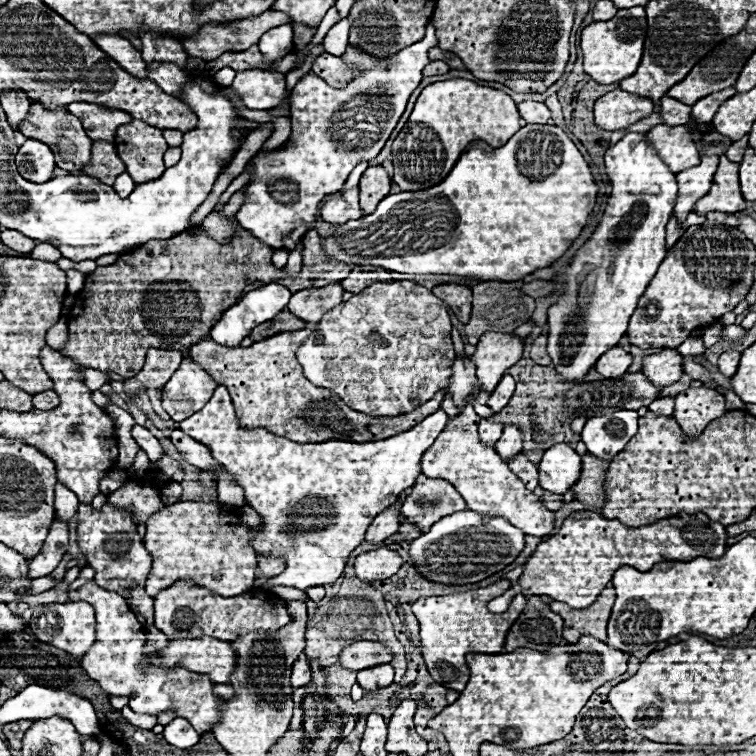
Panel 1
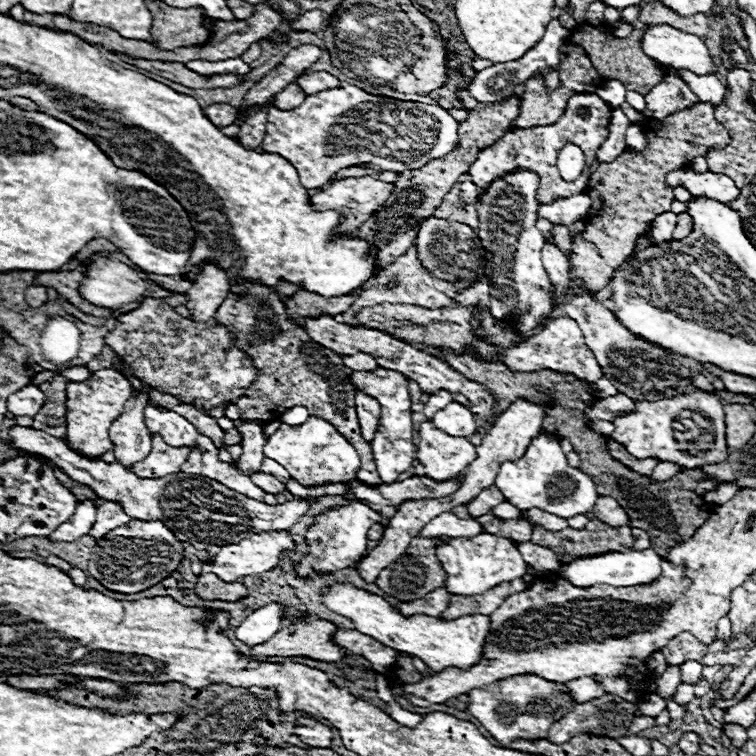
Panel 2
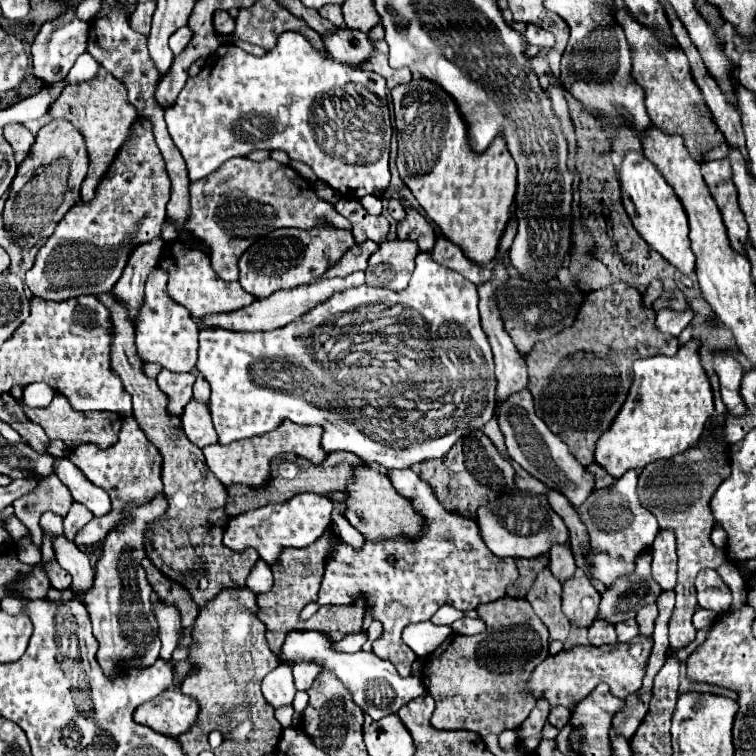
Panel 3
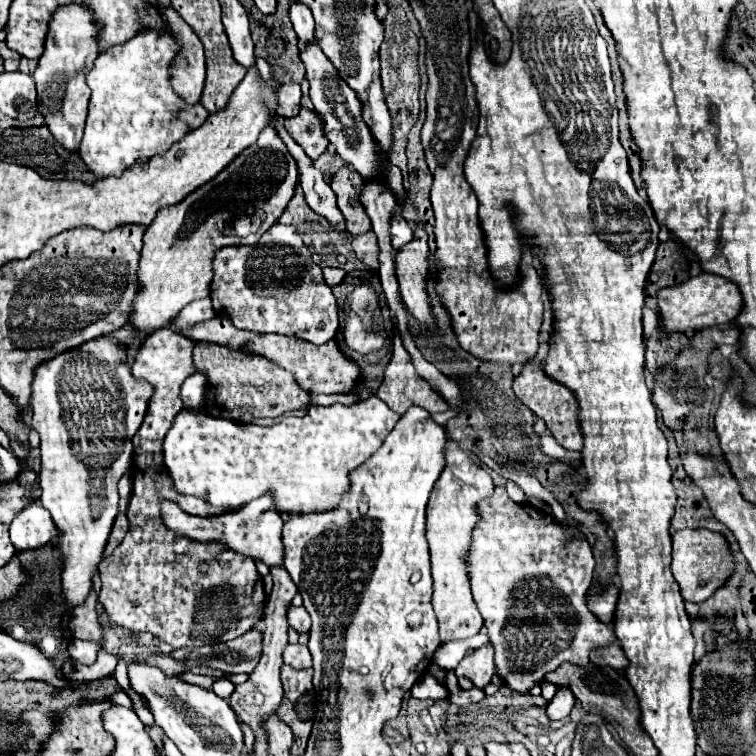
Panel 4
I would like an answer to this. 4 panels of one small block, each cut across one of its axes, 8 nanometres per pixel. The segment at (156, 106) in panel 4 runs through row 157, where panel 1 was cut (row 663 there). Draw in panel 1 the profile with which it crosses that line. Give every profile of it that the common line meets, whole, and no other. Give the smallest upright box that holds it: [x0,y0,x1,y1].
[70,582,226,734]

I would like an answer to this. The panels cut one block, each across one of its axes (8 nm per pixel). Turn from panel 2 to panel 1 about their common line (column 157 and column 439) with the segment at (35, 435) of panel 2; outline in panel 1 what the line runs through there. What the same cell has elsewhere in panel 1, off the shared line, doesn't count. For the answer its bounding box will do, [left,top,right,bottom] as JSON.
[402,478,466,532]

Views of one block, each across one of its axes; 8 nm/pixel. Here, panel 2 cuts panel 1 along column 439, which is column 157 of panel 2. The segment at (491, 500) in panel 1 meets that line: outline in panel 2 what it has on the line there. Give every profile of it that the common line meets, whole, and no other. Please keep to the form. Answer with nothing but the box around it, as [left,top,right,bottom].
[132,436,188,478]

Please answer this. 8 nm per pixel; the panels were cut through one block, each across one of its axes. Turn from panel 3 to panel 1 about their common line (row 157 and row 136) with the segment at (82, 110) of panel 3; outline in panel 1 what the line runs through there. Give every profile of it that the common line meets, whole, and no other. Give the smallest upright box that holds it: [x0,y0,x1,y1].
[66,102,132,140]

